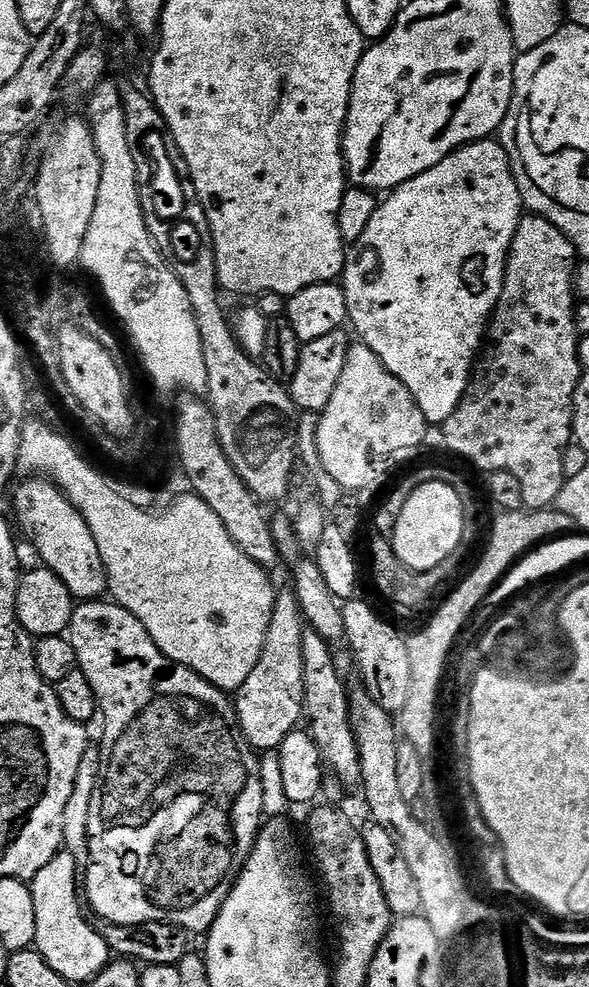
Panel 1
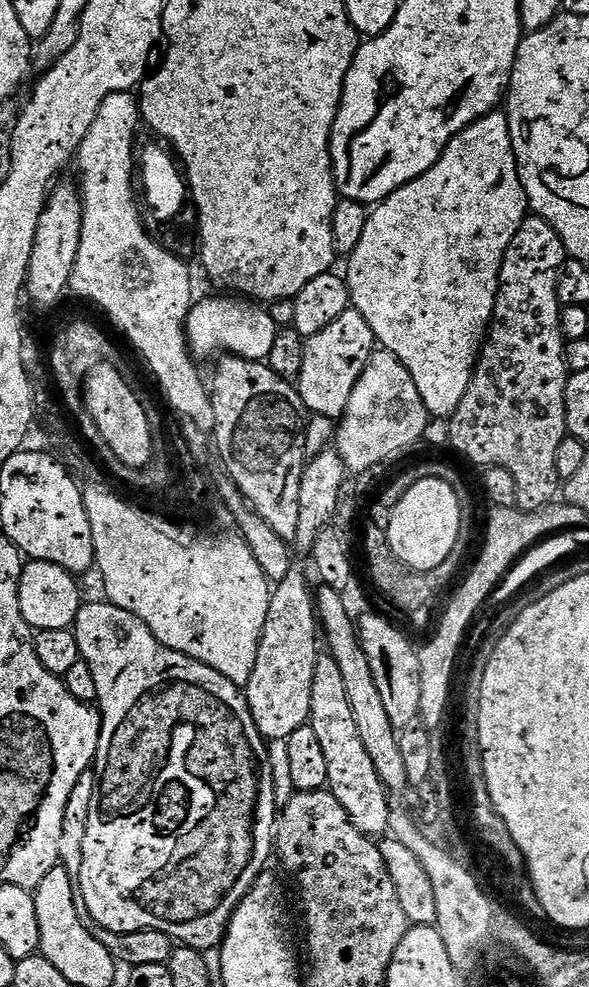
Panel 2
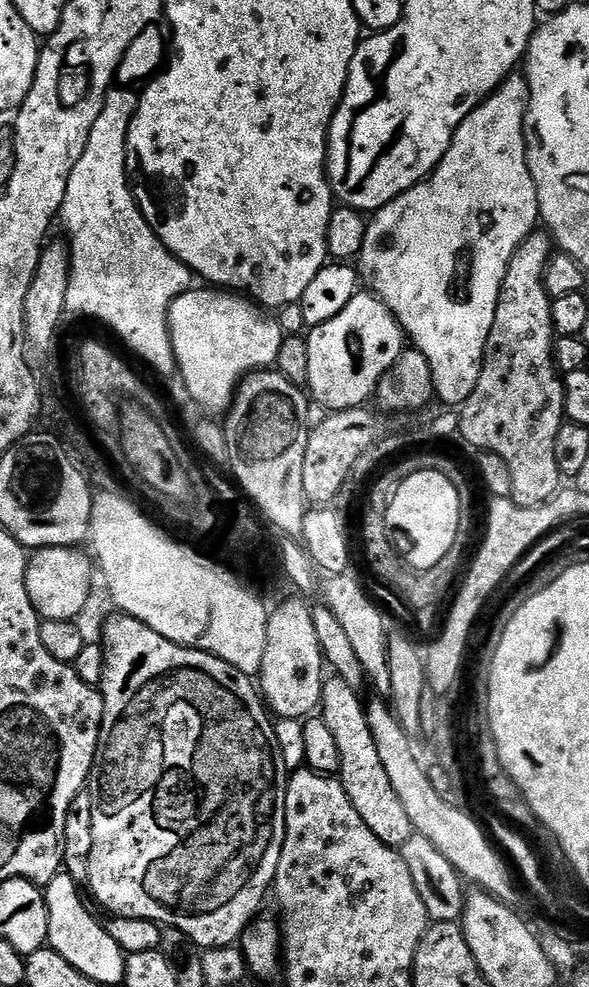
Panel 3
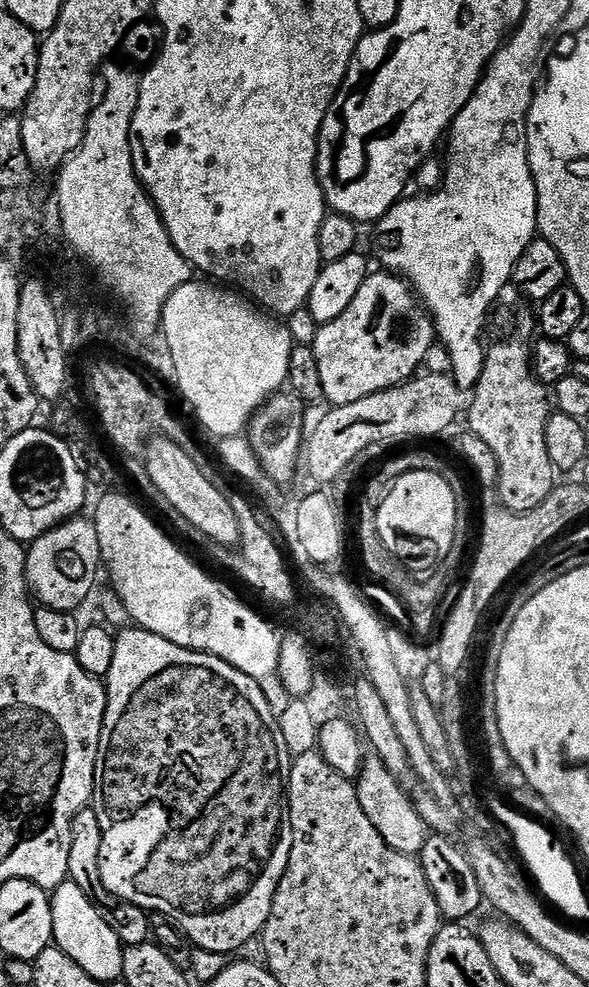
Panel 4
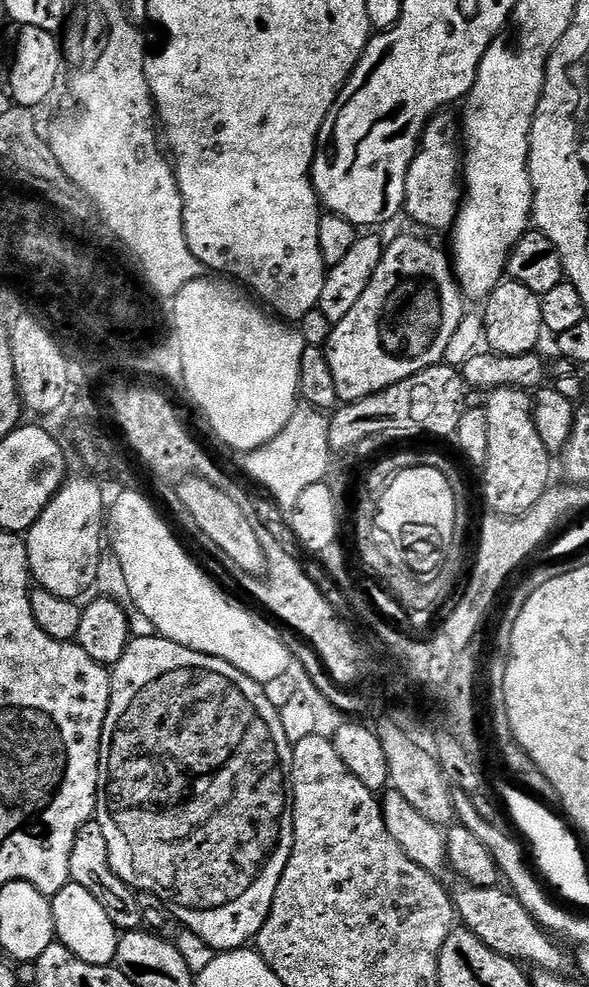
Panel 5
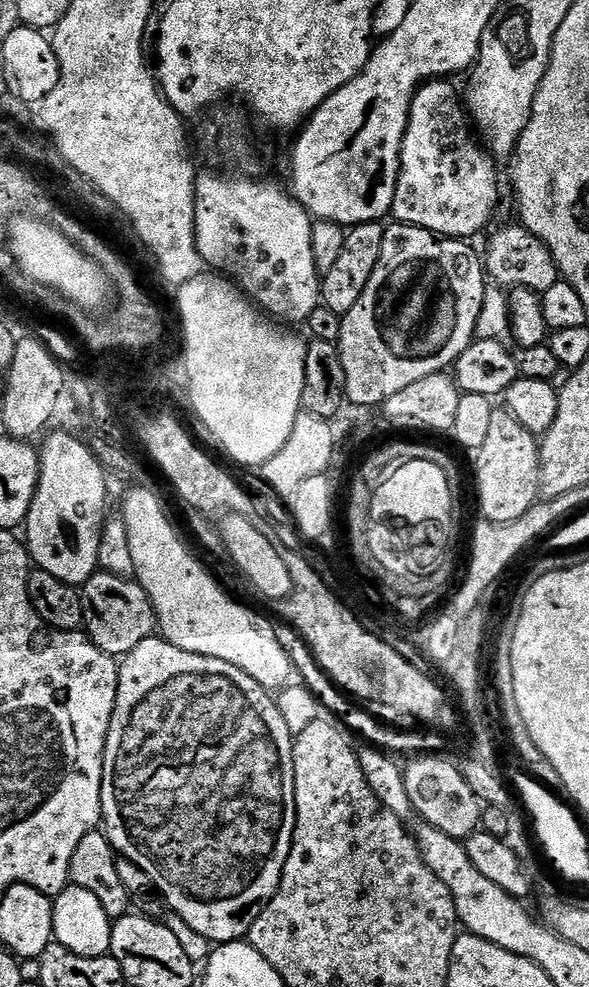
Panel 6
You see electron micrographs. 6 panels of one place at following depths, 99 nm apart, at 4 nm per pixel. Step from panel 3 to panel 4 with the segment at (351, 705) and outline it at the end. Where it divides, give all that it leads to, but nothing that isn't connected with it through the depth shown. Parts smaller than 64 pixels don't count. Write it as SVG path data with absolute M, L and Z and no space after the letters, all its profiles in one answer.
M368 758L364 761L364 769L354 781L358 802L362 802L362 810L366 810L366 818L374 822L374 830L382 834L386 846L398 850L402 854L413 858L419 857L424 843L428 841L430 829L423 818L418 814L413 797L404 793L401 781L382 761L375 758Z

